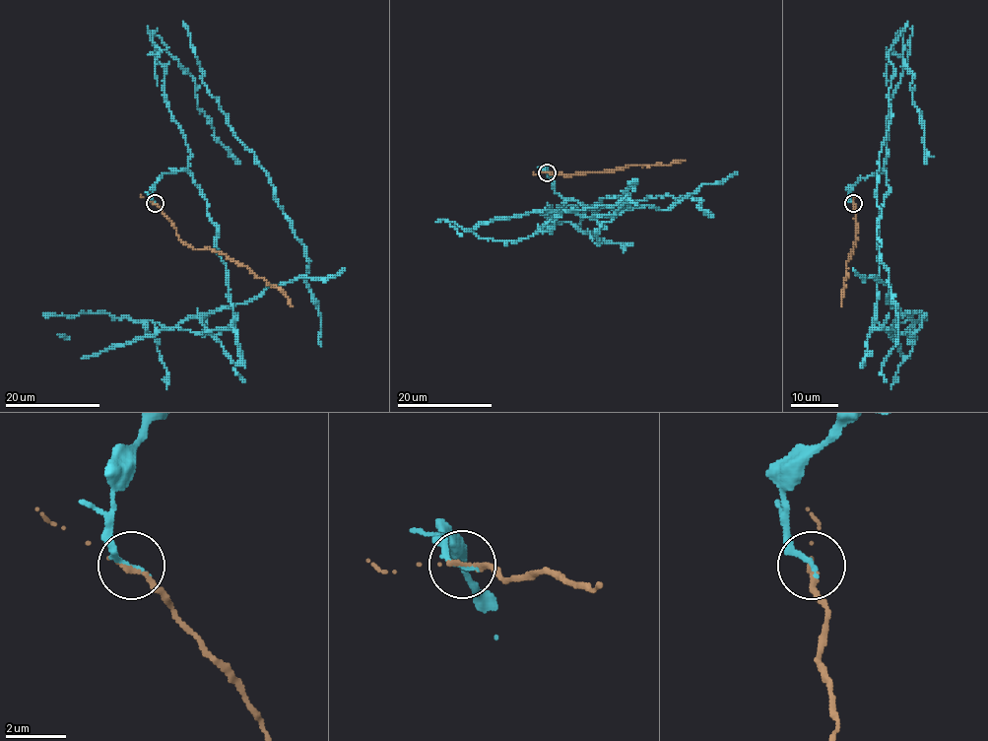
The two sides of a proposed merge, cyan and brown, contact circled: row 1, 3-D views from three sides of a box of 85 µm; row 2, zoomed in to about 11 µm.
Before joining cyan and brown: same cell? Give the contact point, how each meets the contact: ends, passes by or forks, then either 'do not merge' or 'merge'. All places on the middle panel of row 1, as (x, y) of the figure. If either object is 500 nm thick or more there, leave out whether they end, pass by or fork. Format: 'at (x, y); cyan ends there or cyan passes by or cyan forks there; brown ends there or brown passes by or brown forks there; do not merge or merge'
at (547, 172); cyan ends there; brown ends there; do not merge

